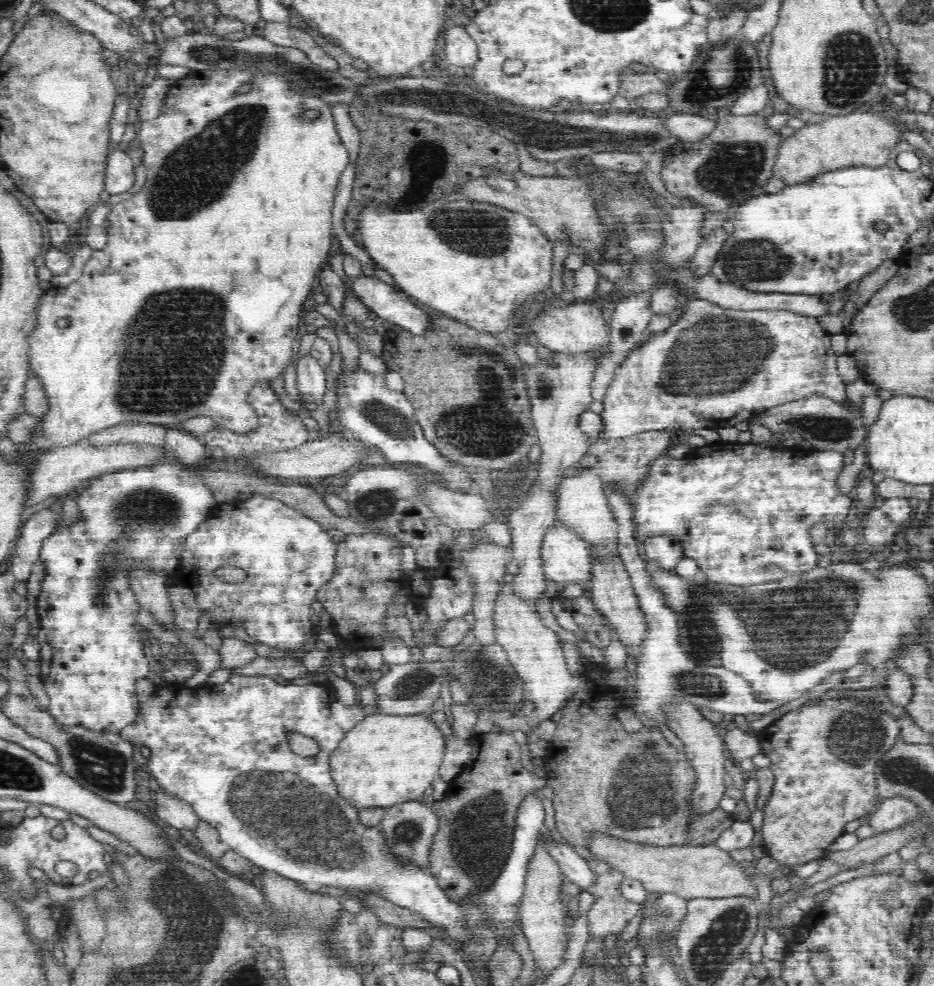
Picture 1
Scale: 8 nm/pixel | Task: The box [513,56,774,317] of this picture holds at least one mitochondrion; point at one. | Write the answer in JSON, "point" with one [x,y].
{"point":[730,170]}

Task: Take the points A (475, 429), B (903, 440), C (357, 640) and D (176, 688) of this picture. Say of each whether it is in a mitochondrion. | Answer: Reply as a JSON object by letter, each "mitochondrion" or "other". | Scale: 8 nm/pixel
{"A":"mitochondrion","B":"other","C":"other","D":"other"}

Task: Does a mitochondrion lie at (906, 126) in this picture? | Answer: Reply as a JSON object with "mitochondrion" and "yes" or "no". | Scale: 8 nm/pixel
{"mitochondrion":"no"}

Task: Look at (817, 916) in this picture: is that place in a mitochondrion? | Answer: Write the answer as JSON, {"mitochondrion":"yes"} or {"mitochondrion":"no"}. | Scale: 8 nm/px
{"mitochondrion":"no"}

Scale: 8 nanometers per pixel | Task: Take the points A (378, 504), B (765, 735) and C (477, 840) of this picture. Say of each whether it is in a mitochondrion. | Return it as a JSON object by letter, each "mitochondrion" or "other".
{"A":"mitochondrion","B":"other","C":"mitochondrion"}

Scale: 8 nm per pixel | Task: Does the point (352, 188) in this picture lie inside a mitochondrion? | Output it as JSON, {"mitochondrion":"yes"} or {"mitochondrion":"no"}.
{"mitochondrion":"no"}

